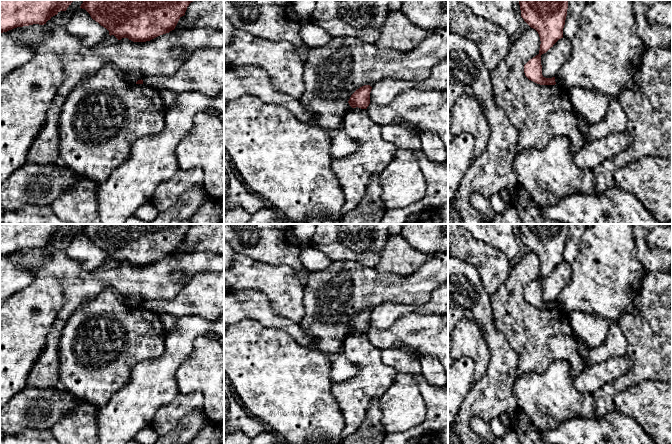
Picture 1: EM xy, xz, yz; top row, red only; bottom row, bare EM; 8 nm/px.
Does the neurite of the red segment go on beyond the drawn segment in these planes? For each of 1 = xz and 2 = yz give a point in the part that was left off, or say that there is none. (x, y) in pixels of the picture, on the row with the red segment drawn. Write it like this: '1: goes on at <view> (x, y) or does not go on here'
1: does not go on here
2: does not go on here

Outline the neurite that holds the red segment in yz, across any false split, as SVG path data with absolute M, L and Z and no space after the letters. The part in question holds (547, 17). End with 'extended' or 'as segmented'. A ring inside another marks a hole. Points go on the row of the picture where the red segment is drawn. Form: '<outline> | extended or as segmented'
M519 0L521 17L540 37L539 54L524 65L525 76L540 85L555 85L555 77L542 75L541 55L563 38L568 0Z | as segmented

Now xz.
M364 85L357 89L350 97L348 103L352 108L367 109L370 104L370 92L372 87Z | as segmented

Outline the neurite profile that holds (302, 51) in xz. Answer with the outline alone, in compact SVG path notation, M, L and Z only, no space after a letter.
M304 44L303 46L294 46L294 47L295 47L295 52L297 53L297 55L302 59L303 62L305 62L312 48L306 44Z

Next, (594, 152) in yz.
M627 130L609 134L600 139L589 140L574 154L574 162L579 168L593 171L605 160L613 159L631 147L632 141L633 138Z

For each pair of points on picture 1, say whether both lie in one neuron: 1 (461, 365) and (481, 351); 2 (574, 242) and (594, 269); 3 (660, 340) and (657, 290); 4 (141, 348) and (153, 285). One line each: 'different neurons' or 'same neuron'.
1: different neurons
2: different neurons
3: same neuron
4: different neurons

